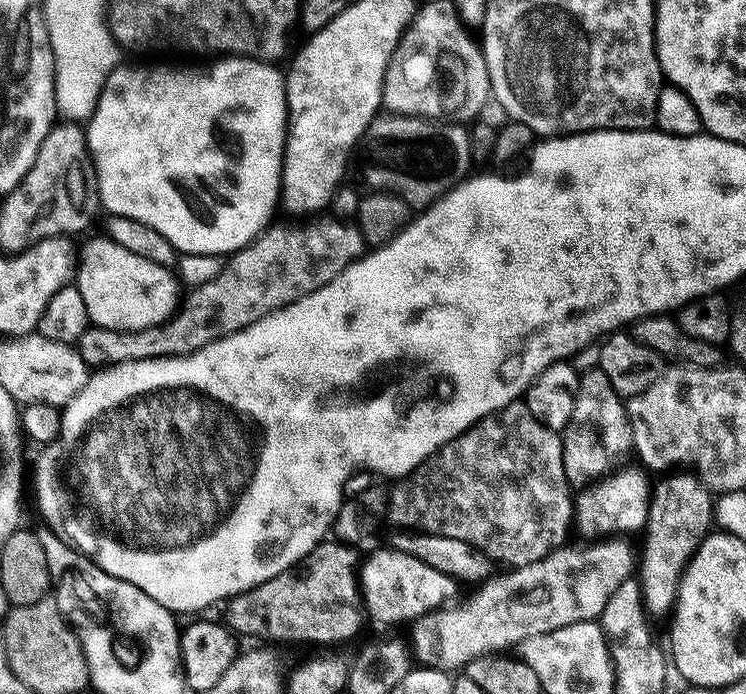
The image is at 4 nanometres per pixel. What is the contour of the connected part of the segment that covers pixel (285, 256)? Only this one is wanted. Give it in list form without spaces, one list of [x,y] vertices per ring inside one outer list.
[[[331,219],[320,220],[306,228],[265,228],[245,248],[239,248],[227,257],[222,274],[214,282],[191,289],[183,297],[178,313],[167,323],[141,332],[123,333],[123,359],[187,356],[211,340],[234,334],[326,286],[335,276],[342,274],[348,264],[359,260],[366,252],[359,227]]]

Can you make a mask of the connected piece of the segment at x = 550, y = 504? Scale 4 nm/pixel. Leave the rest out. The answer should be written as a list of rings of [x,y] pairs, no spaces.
[[[527,403],[507,404],[498,414],[483,416],[413,472],[397,479],[387,493],[386,520],[396,530],[429,532],[470,542],[492,561],[501,560],[504,566],[538,562],[567,541],[564,539],[574,520],[574,496],[562,462],[563,445],[561,433],[538,422]]]

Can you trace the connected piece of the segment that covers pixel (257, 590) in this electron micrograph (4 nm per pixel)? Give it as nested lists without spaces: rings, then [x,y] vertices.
[[[339,542],[328,543],[317,544],[312,553],[304,557],[294,570],[263,580],[260,584],[253,584],[244,592],[229,595],[222,608],[223,623],[248,642],[295,640],[302,637],[303,632],[316,636],[319,632],[329,634],[356,629],[362,622],[362,614],[358,609],[358,559],[356,560],[355,554],[352,553],[355,551],[349,545]]]

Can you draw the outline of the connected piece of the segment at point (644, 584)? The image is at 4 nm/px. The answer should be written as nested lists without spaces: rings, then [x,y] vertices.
[[[676,474],[665,475],[665,480],[657,488],[655,485],[648,510],[646,531],[643,533],[644,557],[641,560],[639,557],[638,560],[640,592],[644,595],[645,609],[653,617],[662,615],[667,608],[669,611],[675,605],[684,569],[688,567],[700,543],[714,528],[713,493],[709,492],[695,475],[672,475]]]

